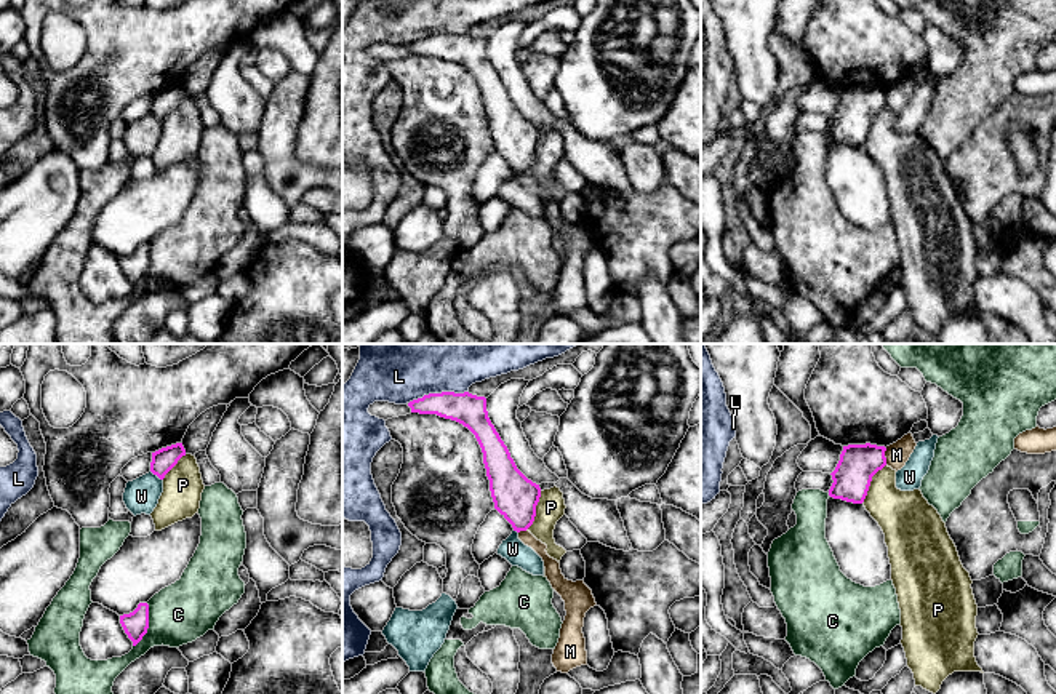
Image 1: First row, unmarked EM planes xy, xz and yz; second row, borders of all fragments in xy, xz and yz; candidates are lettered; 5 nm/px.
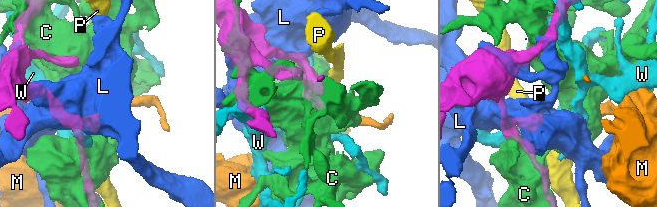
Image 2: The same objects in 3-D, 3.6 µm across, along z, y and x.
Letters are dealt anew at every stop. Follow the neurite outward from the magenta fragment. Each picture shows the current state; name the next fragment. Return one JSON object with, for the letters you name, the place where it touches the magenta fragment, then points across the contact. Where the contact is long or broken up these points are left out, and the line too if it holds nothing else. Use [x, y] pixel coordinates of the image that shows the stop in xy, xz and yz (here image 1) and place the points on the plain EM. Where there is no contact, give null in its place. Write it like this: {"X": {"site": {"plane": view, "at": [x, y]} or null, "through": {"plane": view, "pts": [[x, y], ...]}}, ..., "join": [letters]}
{"join": []}

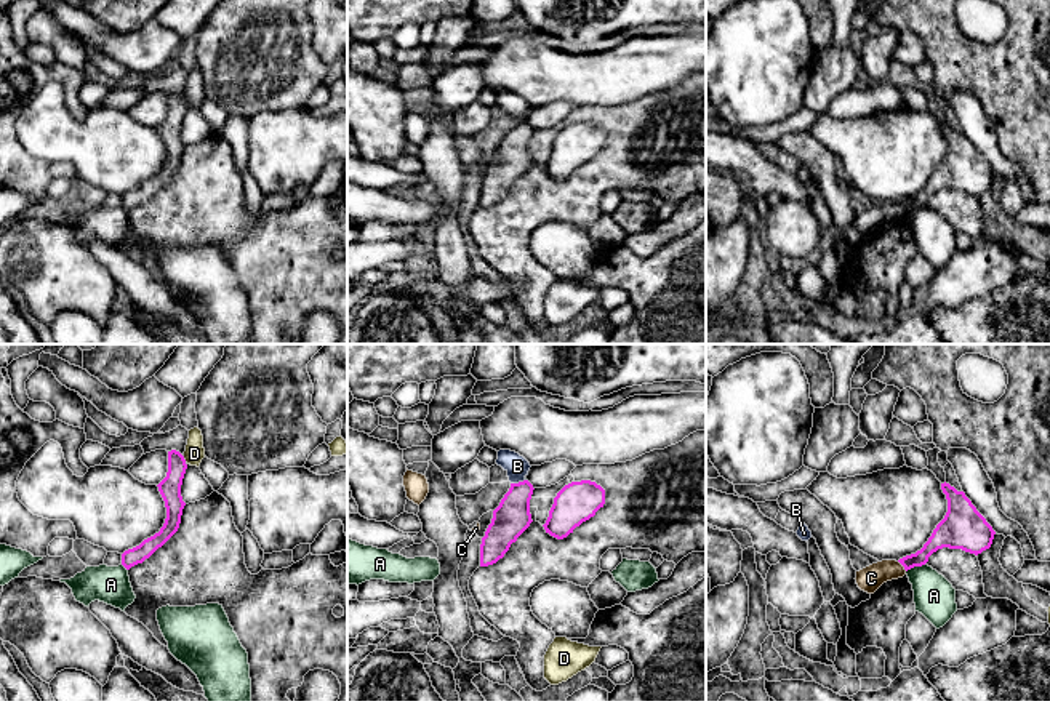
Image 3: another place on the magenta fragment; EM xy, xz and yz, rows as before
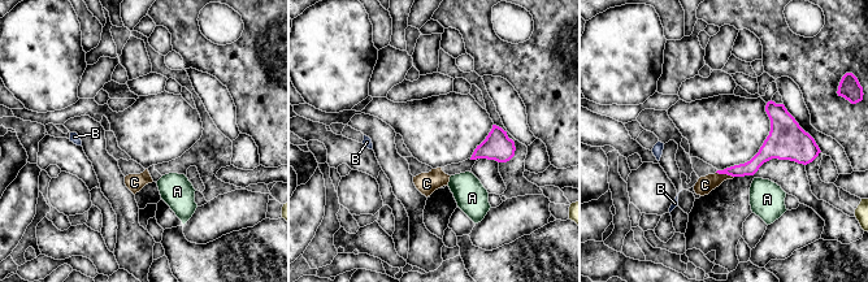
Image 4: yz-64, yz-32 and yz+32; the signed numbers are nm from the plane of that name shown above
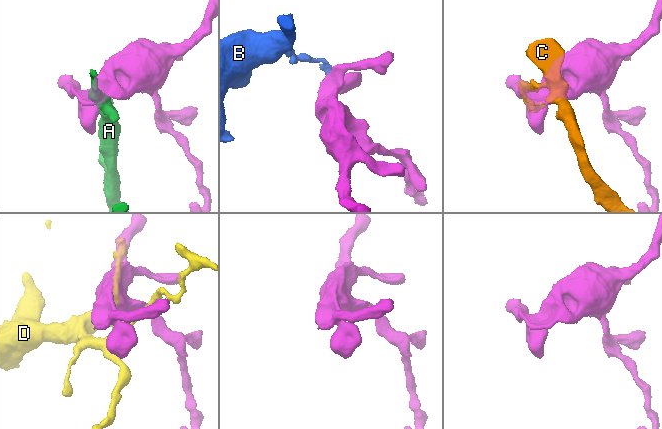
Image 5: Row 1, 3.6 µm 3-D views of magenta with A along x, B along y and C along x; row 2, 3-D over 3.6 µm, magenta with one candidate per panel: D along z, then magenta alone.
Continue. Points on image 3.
{"join": []}

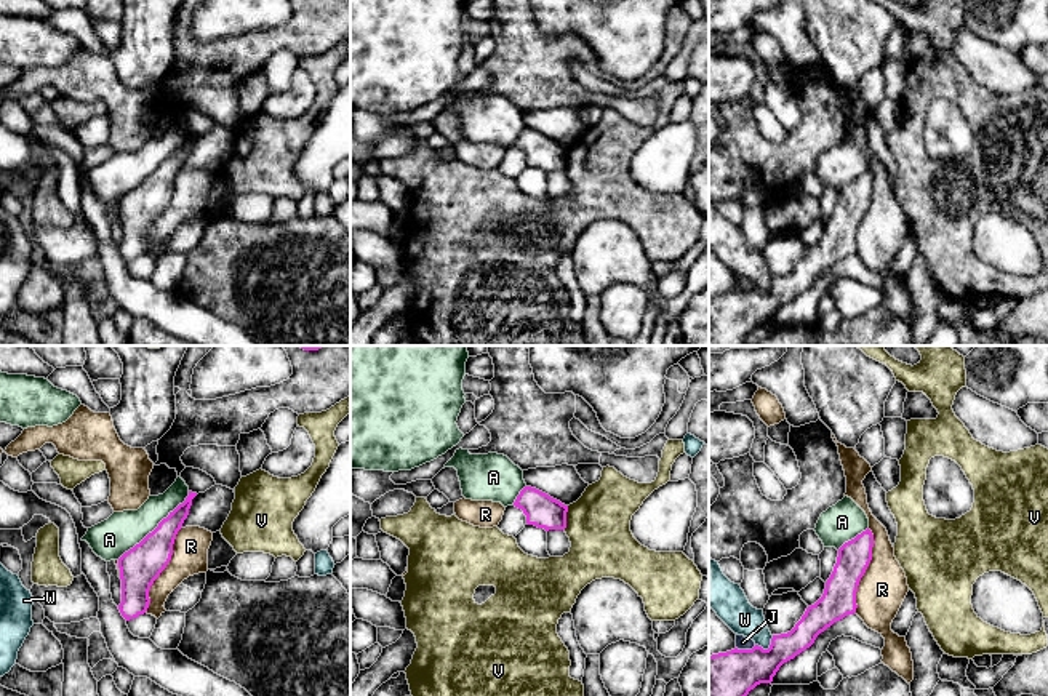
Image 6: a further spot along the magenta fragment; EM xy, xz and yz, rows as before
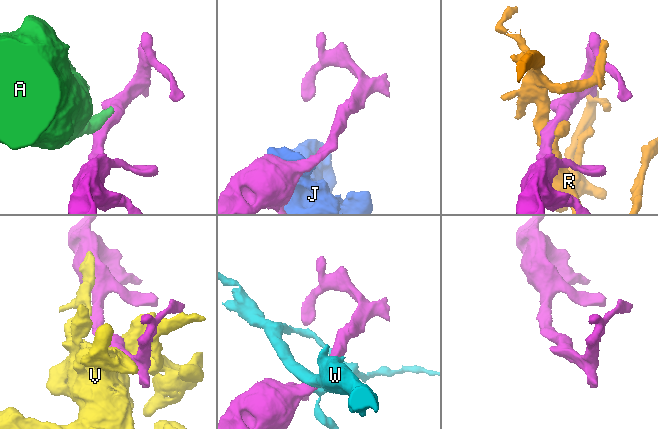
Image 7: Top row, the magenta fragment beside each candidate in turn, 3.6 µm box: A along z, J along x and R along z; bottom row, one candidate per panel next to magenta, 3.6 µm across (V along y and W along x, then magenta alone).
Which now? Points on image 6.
{"join": []}

